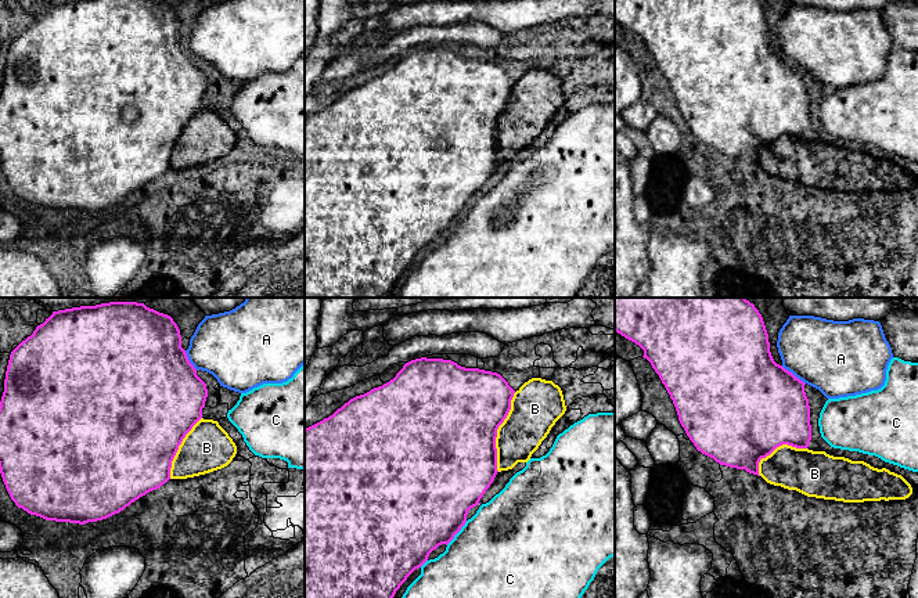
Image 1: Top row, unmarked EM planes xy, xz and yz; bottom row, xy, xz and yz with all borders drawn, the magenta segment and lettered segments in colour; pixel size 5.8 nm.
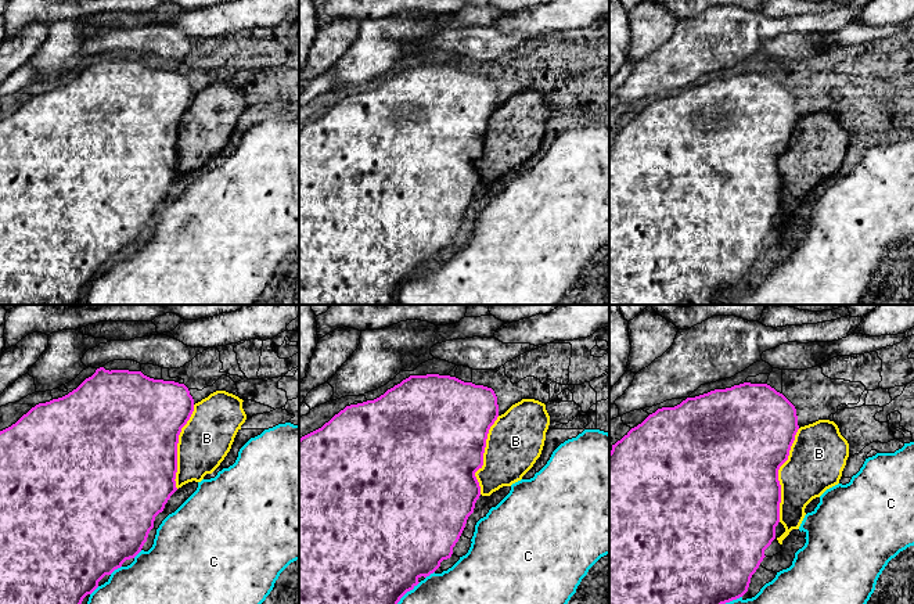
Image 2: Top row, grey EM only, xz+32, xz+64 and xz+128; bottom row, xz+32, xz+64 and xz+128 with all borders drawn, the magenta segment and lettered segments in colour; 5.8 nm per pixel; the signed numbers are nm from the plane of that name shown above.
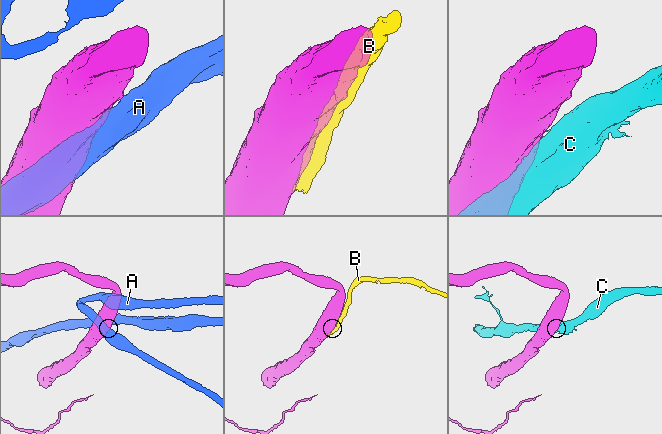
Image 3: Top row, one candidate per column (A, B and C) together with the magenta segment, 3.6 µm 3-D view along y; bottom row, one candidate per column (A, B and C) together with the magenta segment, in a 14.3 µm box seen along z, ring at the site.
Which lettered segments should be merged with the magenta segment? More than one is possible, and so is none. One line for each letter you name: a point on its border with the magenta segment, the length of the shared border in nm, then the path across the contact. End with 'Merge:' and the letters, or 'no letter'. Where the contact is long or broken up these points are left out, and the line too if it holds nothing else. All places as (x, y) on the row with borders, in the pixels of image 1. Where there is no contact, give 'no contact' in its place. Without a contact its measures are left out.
B: contact xz (496, 432); length 480 nm
Merge: B

